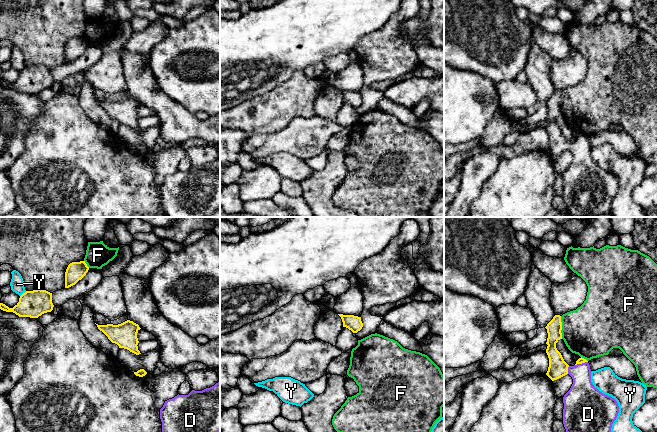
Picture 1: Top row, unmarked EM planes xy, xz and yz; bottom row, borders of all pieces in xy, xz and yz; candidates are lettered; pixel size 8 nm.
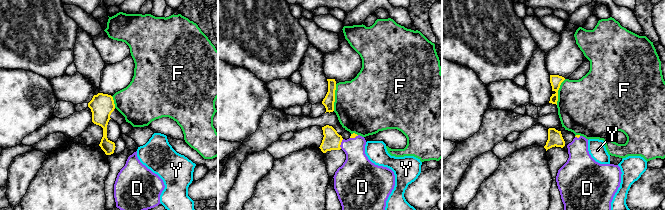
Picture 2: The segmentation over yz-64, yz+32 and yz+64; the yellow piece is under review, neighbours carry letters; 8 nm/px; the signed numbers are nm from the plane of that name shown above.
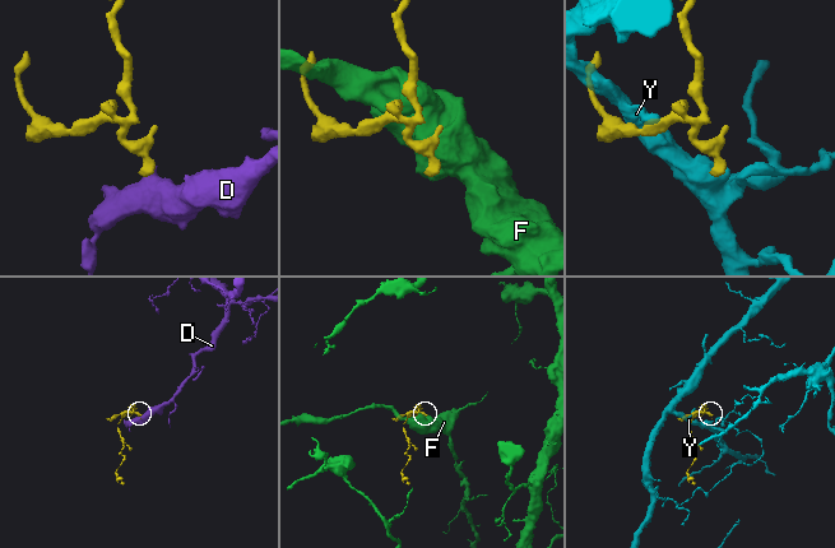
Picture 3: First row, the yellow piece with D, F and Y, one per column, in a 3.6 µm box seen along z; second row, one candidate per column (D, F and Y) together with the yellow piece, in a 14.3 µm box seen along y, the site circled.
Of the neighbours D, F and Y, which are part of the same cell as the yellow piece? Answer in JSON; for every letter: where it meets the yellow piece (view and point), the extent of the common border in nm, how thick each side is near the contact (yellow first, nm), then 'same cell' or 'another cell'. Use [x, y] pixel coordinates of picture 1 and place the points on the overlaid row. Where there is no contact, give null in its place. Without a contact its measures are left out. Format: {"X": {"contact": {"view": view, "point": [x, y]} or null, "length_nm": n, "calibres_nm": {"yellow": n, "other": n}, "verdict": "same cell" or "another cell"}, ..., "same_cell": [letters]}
{"D": {"contact": {"view": "yz", "point": [567, 370]}, "length_nm": 70, "calibres_nm": {"yellow": 150, "other": 240}, "verdict": "same cell"}, "F": {"contact": {"view": "yz", "point": [561, 327]}, "length_nm": 180, "calibres_nm": {"yellow": 120, "other": 440}, "verdict": "another cell"}, "Y": {"contact": {"view": "xy", "point": [23, 293]}, "length_nm": 70, "calibres_nm": {"yellow": 220, "other": 110}, "verdict": "another cell"}, "same_cell": ["D"]}

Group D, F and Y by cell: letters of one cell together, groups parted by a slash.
D / F / Y

